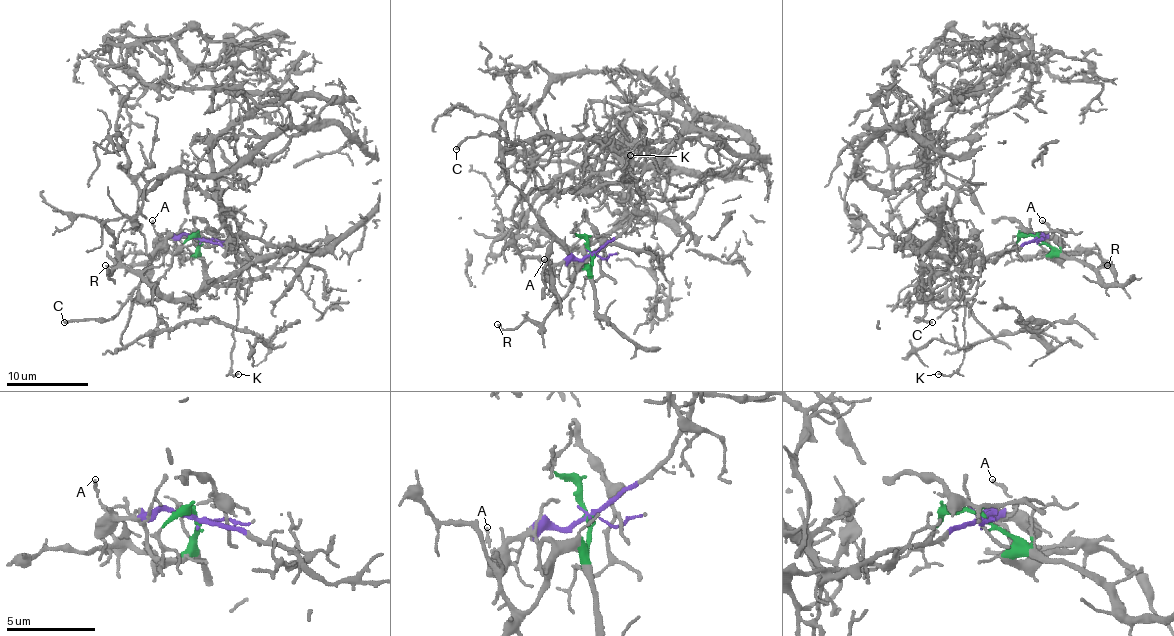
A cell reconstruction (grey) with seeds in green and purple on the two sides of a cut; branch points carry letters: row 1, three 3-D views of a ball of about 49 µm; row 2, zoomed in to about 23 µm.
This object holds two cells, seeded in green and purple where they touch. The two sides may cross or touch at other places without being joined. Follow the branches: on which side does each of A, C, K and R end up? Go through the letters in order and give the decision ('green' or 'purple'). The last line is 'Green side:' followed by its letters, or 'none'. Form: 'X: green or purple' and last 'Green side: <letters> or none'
A: purple
C: purple
K: purple
R: green
Green side: R

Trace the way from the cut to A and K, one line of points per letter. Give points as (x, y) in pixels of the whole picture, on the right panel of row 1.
A: (1035, 237), (1052, 233), (1041, 221)
K: (1035, 237), (976, 260), (964, 270), (960, 290), (964, 300), (966, 331), (964, 360), (952, 374), (937, 374)

